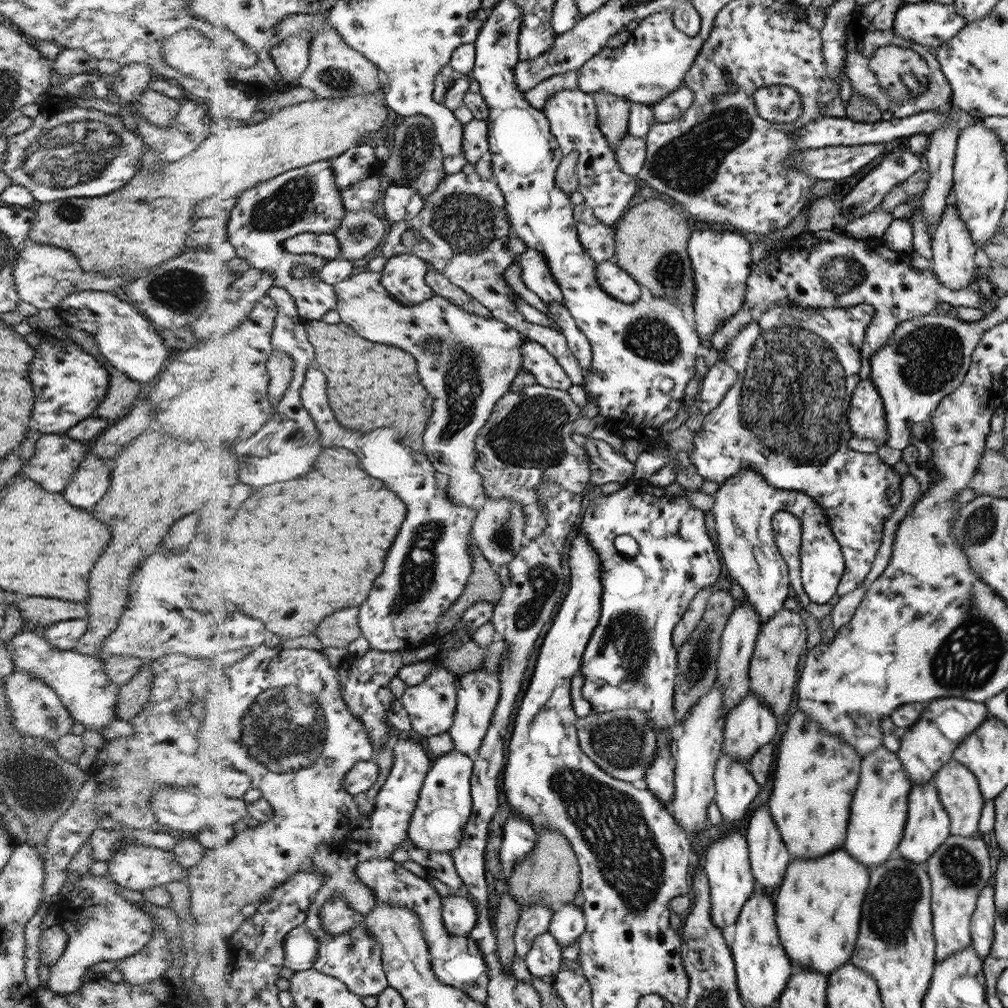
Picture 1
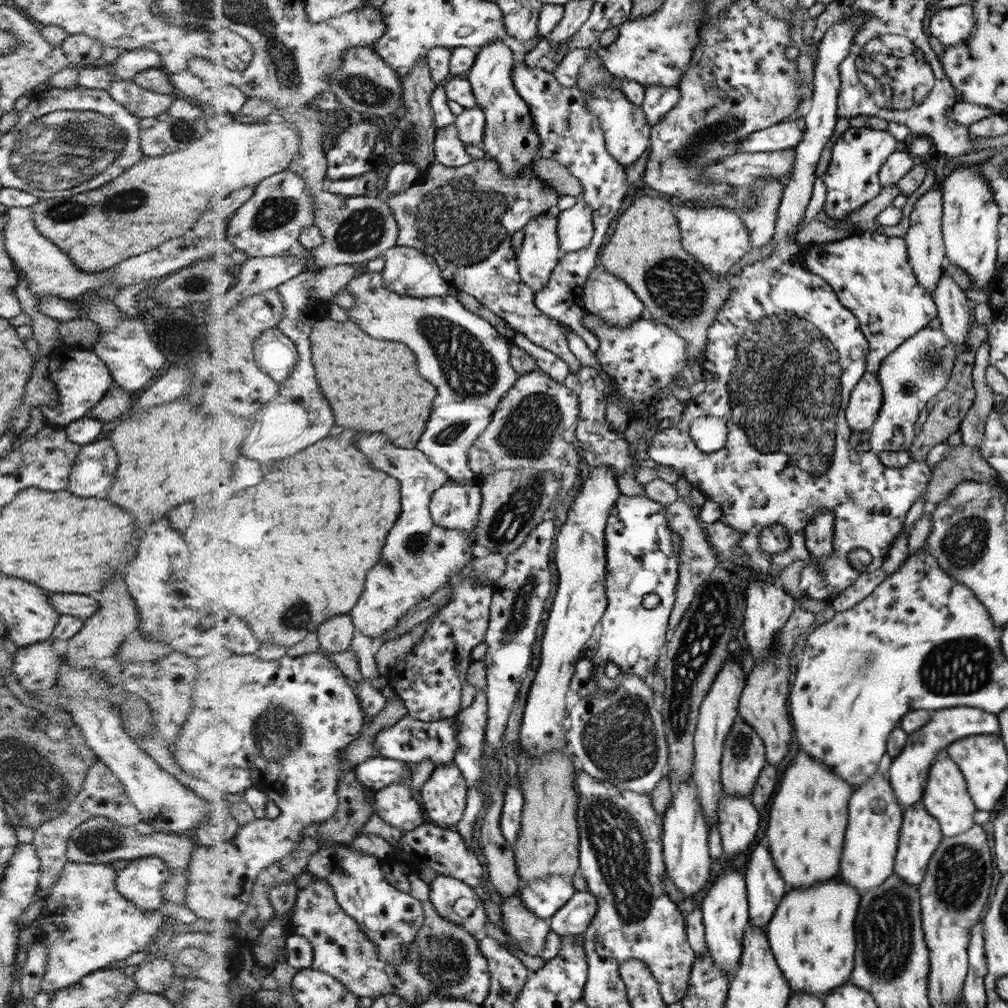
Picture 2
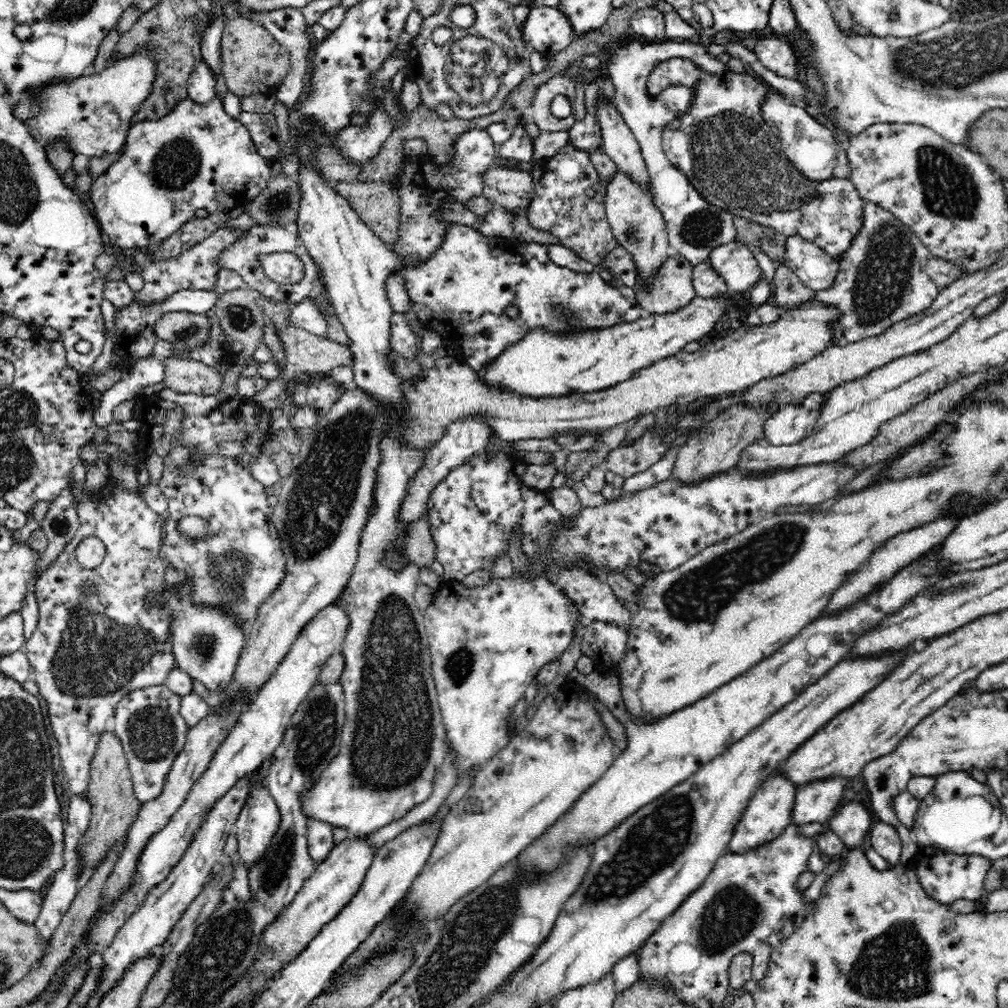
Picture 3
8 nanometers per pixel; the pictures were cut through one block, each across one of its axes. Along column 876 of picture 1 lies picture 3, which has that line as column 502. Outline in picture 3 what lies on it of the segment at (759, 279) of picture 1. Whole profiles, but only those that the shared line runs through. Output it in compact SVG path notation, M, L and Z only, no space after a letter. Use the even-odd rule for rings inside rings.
M454 223L444 234L440 248L423 263L408 265L401 270L404 286L410 297L410 310L418 317L423 330L435 330L441 336L442 344L454 351L456 358L468 363L474 371L480 372L497 356L503 354L507 346L522 340L522 337L536 327L552 333L567 333L577 330L608 328L617 324L631 323L645 315L639 305L634 288L629 286L608 286L605 275L594 271L590 274L574 272L554 264L549 259L546 248L541 243L510 246L506 241L483 236L471 226ZM496 248L502 252L496 256ZM512 248L514 260L512 260ZM498 258L498 272L496 272ZM509 305L515 305L517 315L504 314Z

